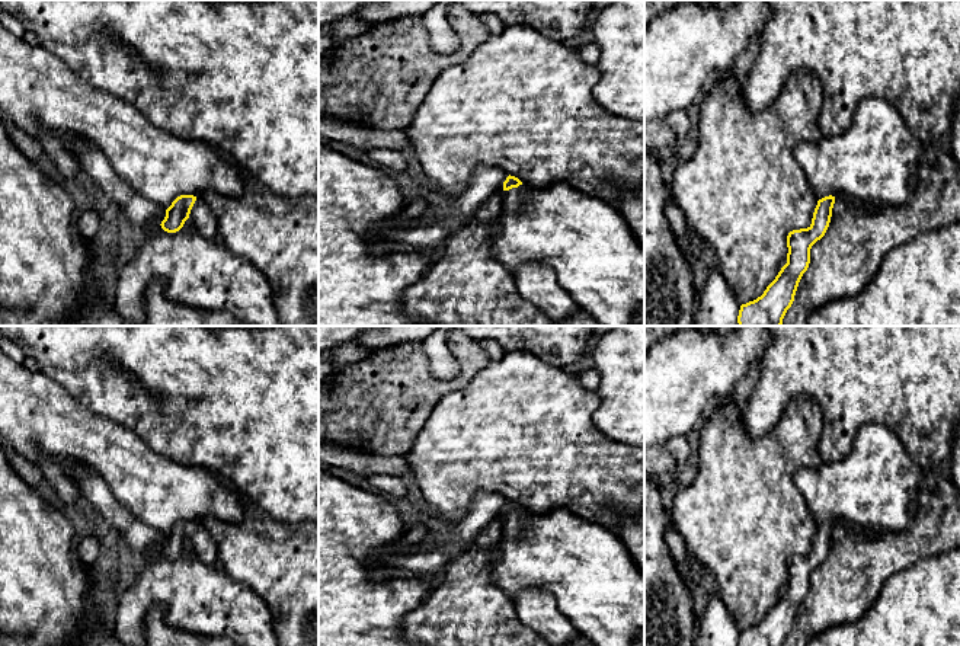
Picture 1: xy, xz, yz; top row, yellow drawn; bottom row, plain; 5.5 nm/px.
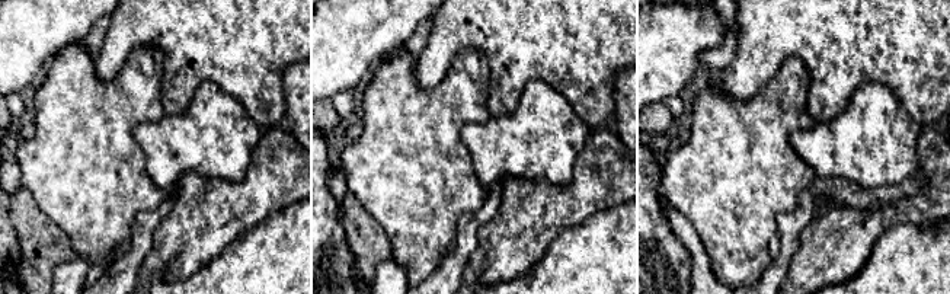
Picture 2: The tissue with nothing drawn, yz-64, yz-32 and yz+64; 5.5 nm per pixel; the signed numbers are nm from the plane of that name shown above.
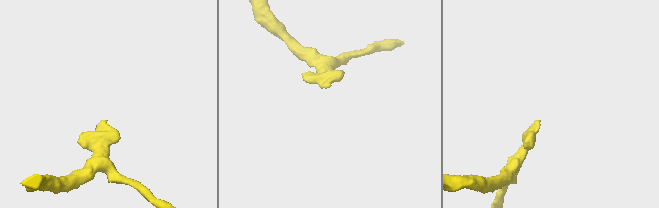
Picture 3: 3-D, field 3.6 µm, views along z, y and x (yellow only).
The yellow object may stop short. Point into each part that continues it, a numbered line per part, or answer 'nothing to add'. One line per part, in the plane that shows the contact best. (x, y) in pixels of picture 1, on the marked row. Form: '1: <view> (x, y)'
1: xy (201, 214)

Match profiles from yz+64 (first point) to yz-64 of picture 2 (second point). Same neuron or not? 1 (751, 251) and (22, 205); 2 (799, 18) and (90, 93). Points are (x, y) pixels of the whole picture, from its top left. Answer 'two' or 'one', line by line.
1: two
2: two

